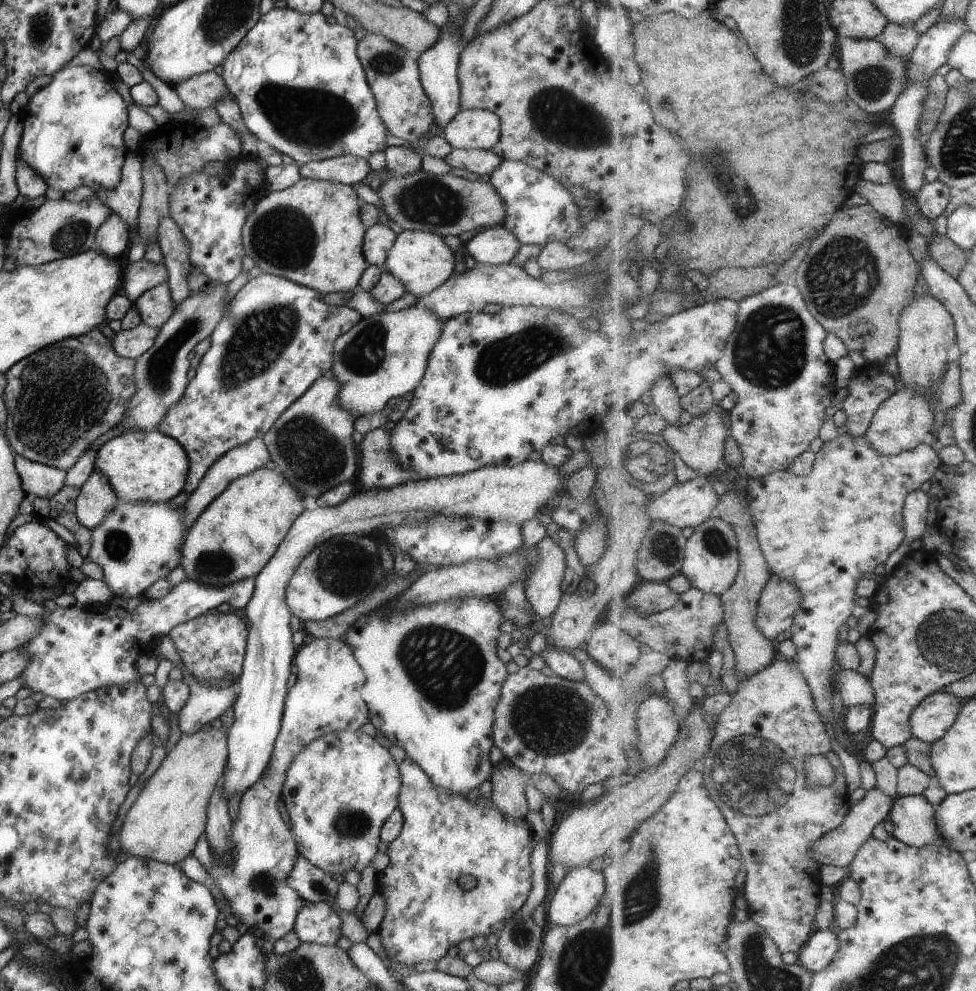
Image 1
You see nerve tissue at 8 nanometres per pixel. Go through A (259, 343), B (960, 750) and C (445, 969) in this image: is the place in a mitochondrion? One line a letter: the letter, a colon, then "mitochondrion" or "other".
A: mitochondrion
B: other
C: other

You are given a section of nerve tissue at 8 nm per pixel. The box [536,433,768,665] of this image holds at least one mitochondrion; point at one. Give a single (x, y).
(665, 548)

